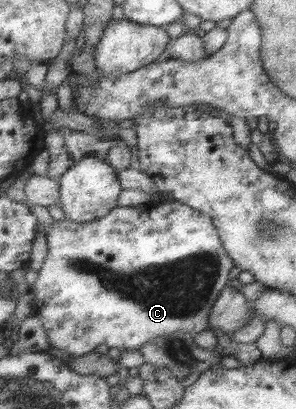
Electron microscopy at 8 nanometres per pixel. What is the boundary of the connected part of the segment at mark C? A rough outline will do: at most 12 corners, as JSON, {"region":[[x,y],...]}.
{"region":[[170,200],[54,222],[29,287],[63,356],[195,335],[233,266]]}

